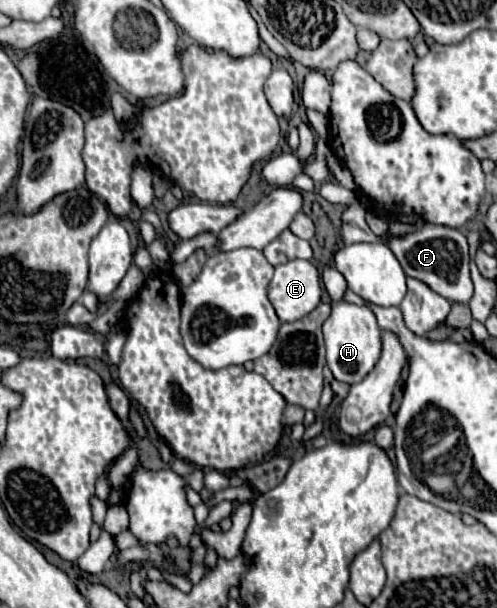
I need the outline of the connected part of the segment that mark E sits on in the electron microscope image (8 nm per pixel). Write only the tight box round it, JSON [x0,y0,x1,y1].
[267,260,321,322]

